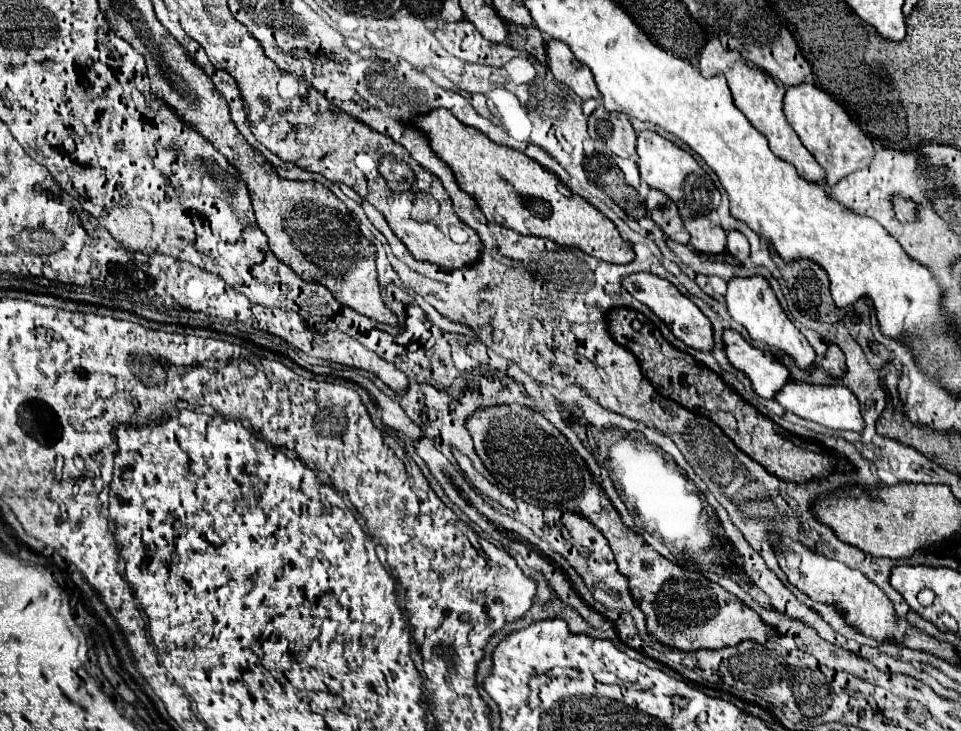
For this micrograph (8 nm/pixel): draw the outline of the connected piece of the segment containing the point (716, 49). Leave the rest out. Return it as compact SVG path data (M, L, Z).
M711 38L705 44L701 58L699 58L699 68L705 78L713 76L713 74L723 74L727 78L735 106L769 140L769 148L775 156L783 158L785 162L791 162L797 168L799 176L803 176L805 180L809 180L809 182L823 180L823 168L819 168L819 164L815 164L815 158L811 156L811 152L807 152L807 148L803 148L803 144L799 144L799 138L795 136L795 132L791 132L791 126L787 124L787 118L783 116L781 102L785 96L785 86L779 84L779 80L773 80L761 68L743 62L739 52L725 50L717 38Z

